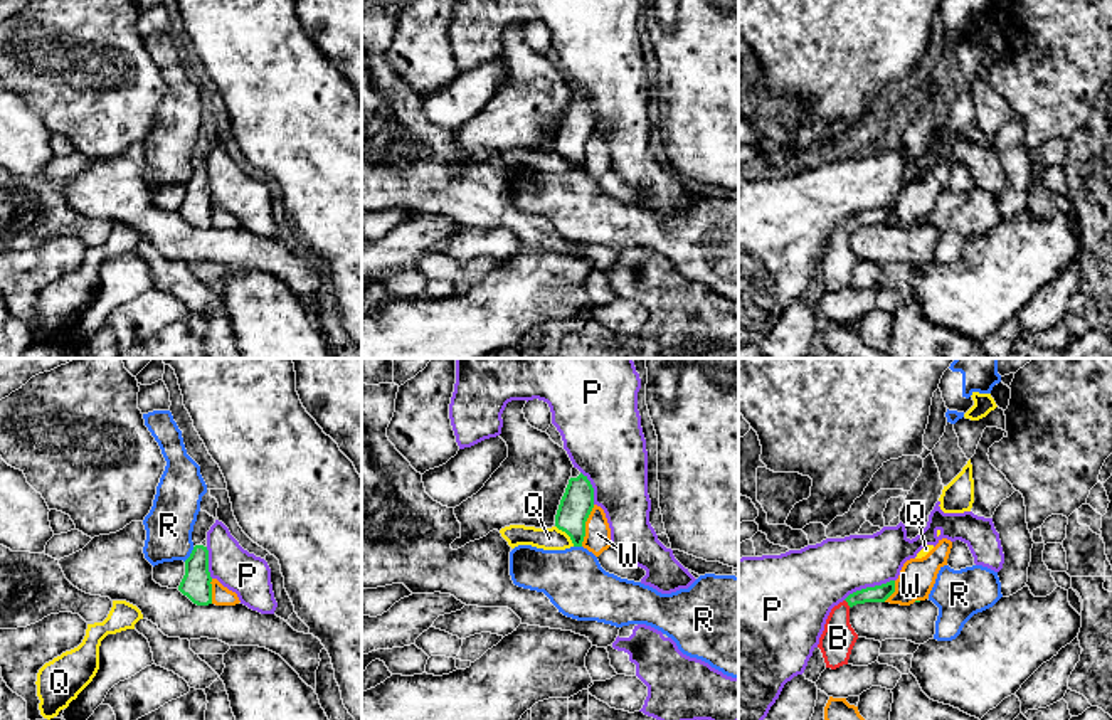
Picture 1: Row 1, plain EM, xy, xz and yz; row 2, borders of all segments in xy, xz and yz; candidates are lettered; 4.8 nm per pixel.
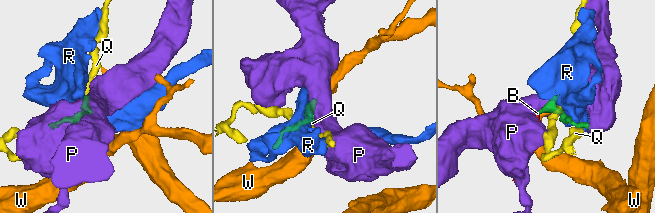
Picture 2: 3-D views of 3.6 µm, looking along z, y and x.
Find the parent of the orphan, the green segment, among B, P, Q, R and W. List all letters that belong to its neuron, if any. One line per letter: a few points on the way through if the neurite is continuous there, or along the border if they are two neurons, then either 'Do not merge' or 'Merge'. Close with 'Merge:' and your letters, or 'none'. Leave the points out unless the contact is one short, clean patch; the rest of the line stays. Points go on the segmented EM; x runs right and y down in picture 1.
B: Path across: yz (879, 592), (847, 601), (838, 618), (838, 638). Merge
P: Boundary: yz (894, 579), (857, 589), (843, 599). Do not merge
Q: Boundary: xz (556, 525), (574, 545). Do not merge
R: Do not merge
W: Boundary: xz (594, 505), (586, 522), (586, 535), (581, 545). Do not merge
Merge: B

